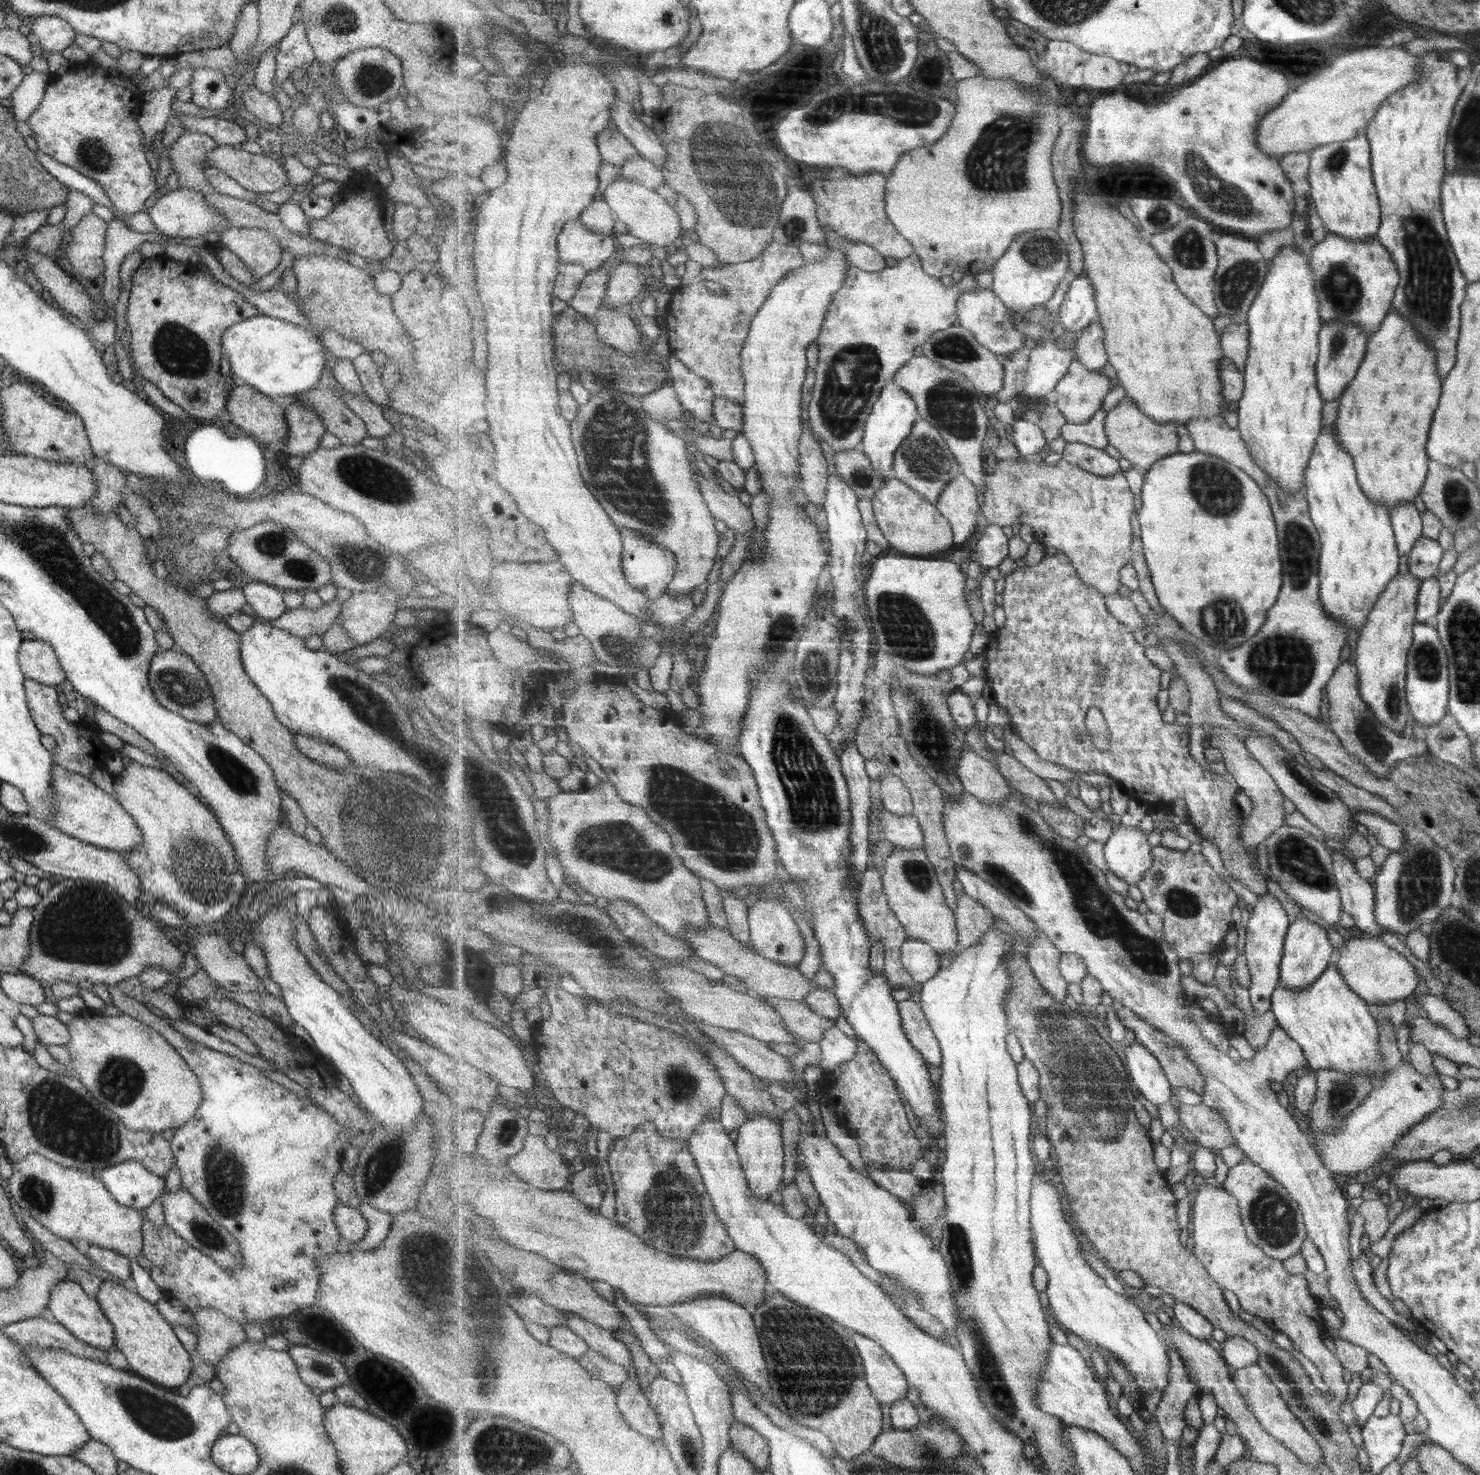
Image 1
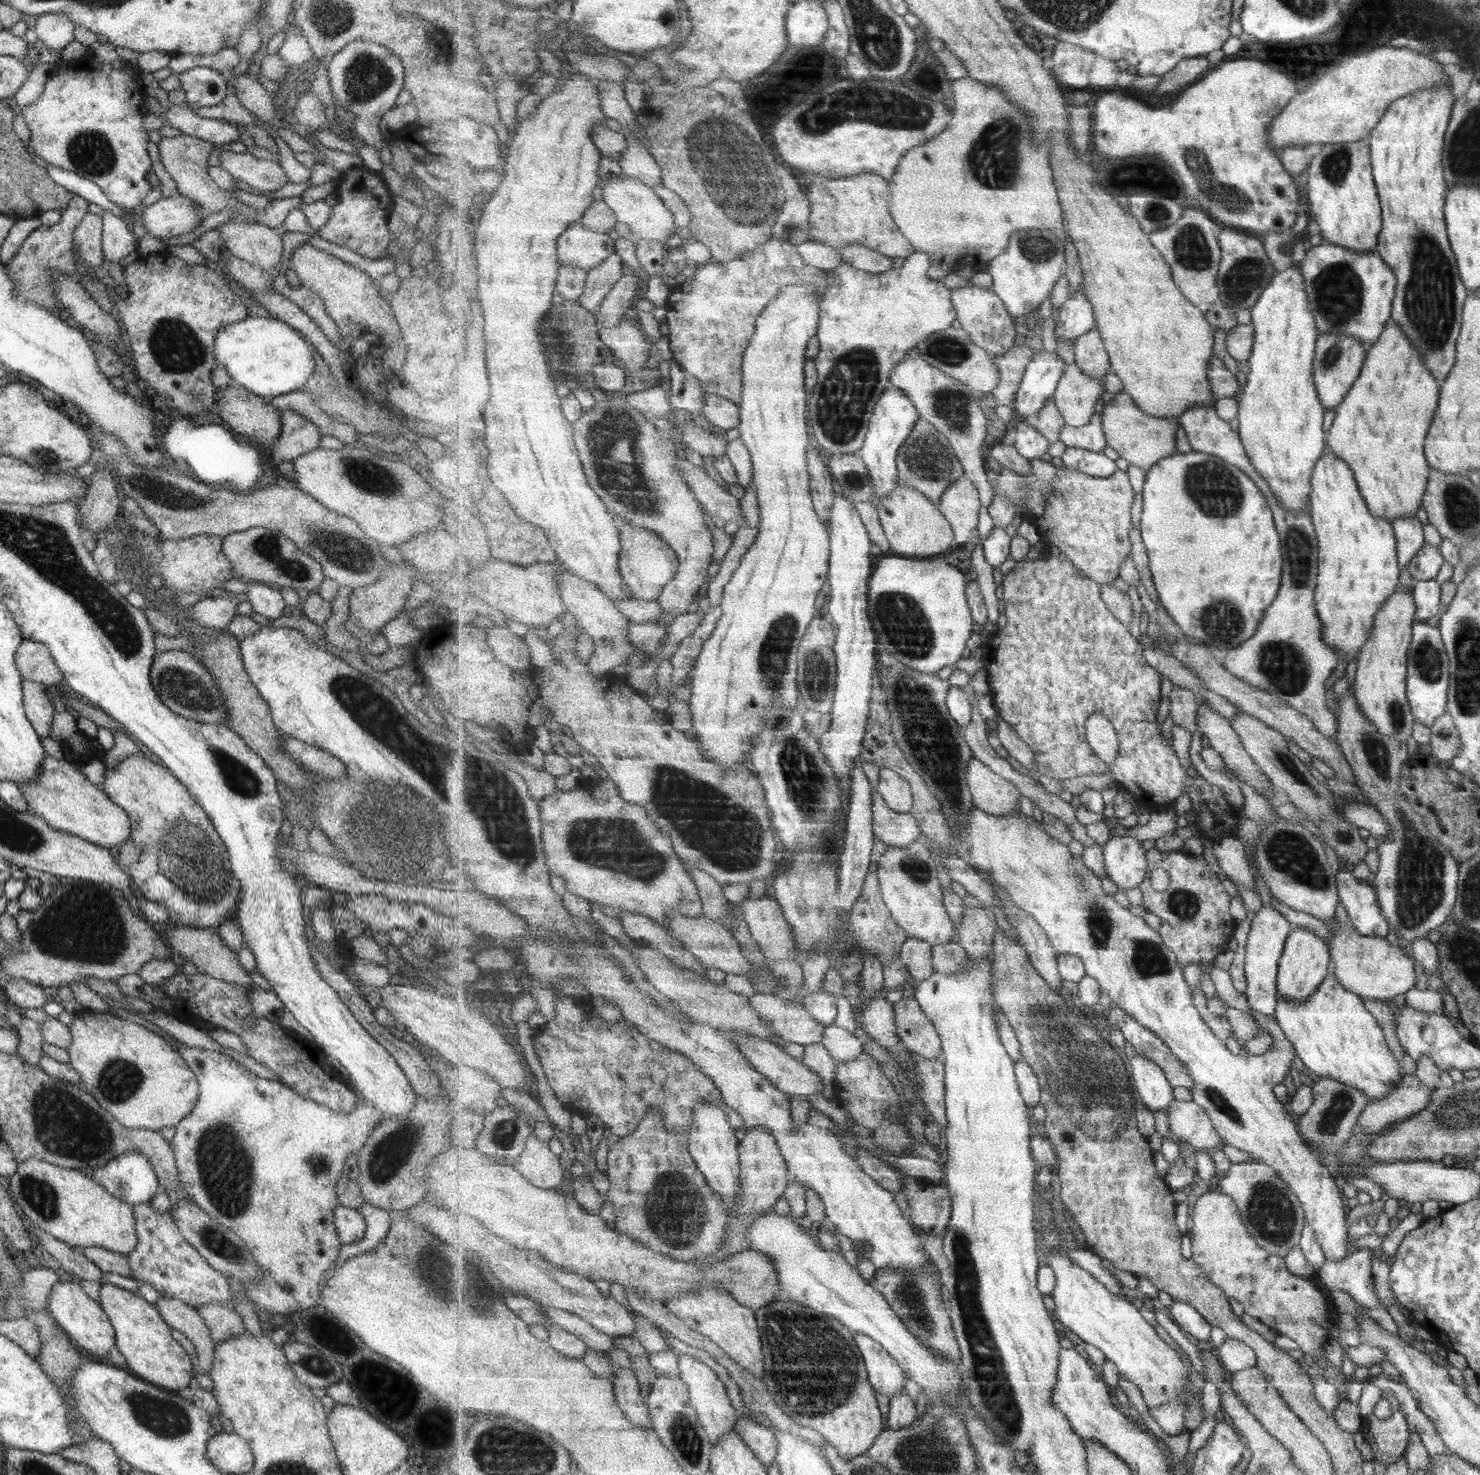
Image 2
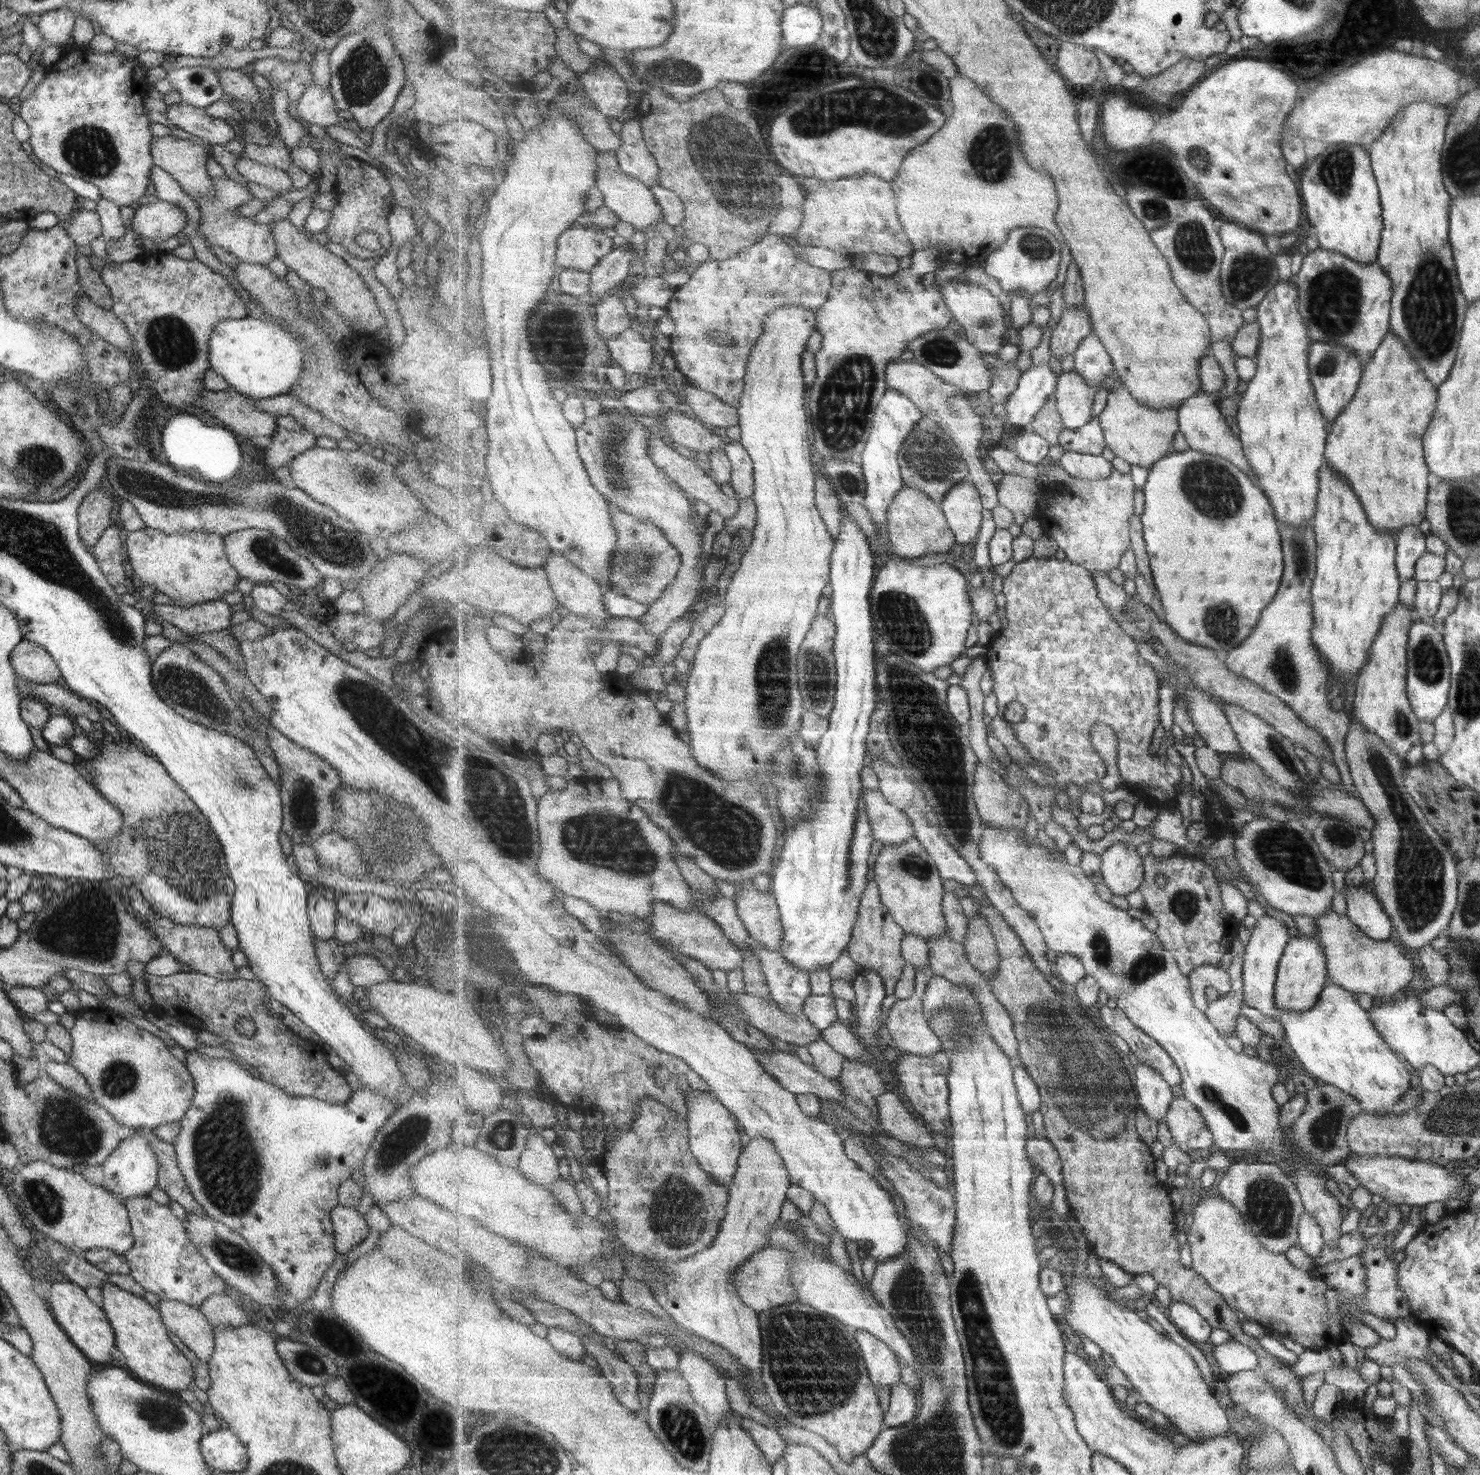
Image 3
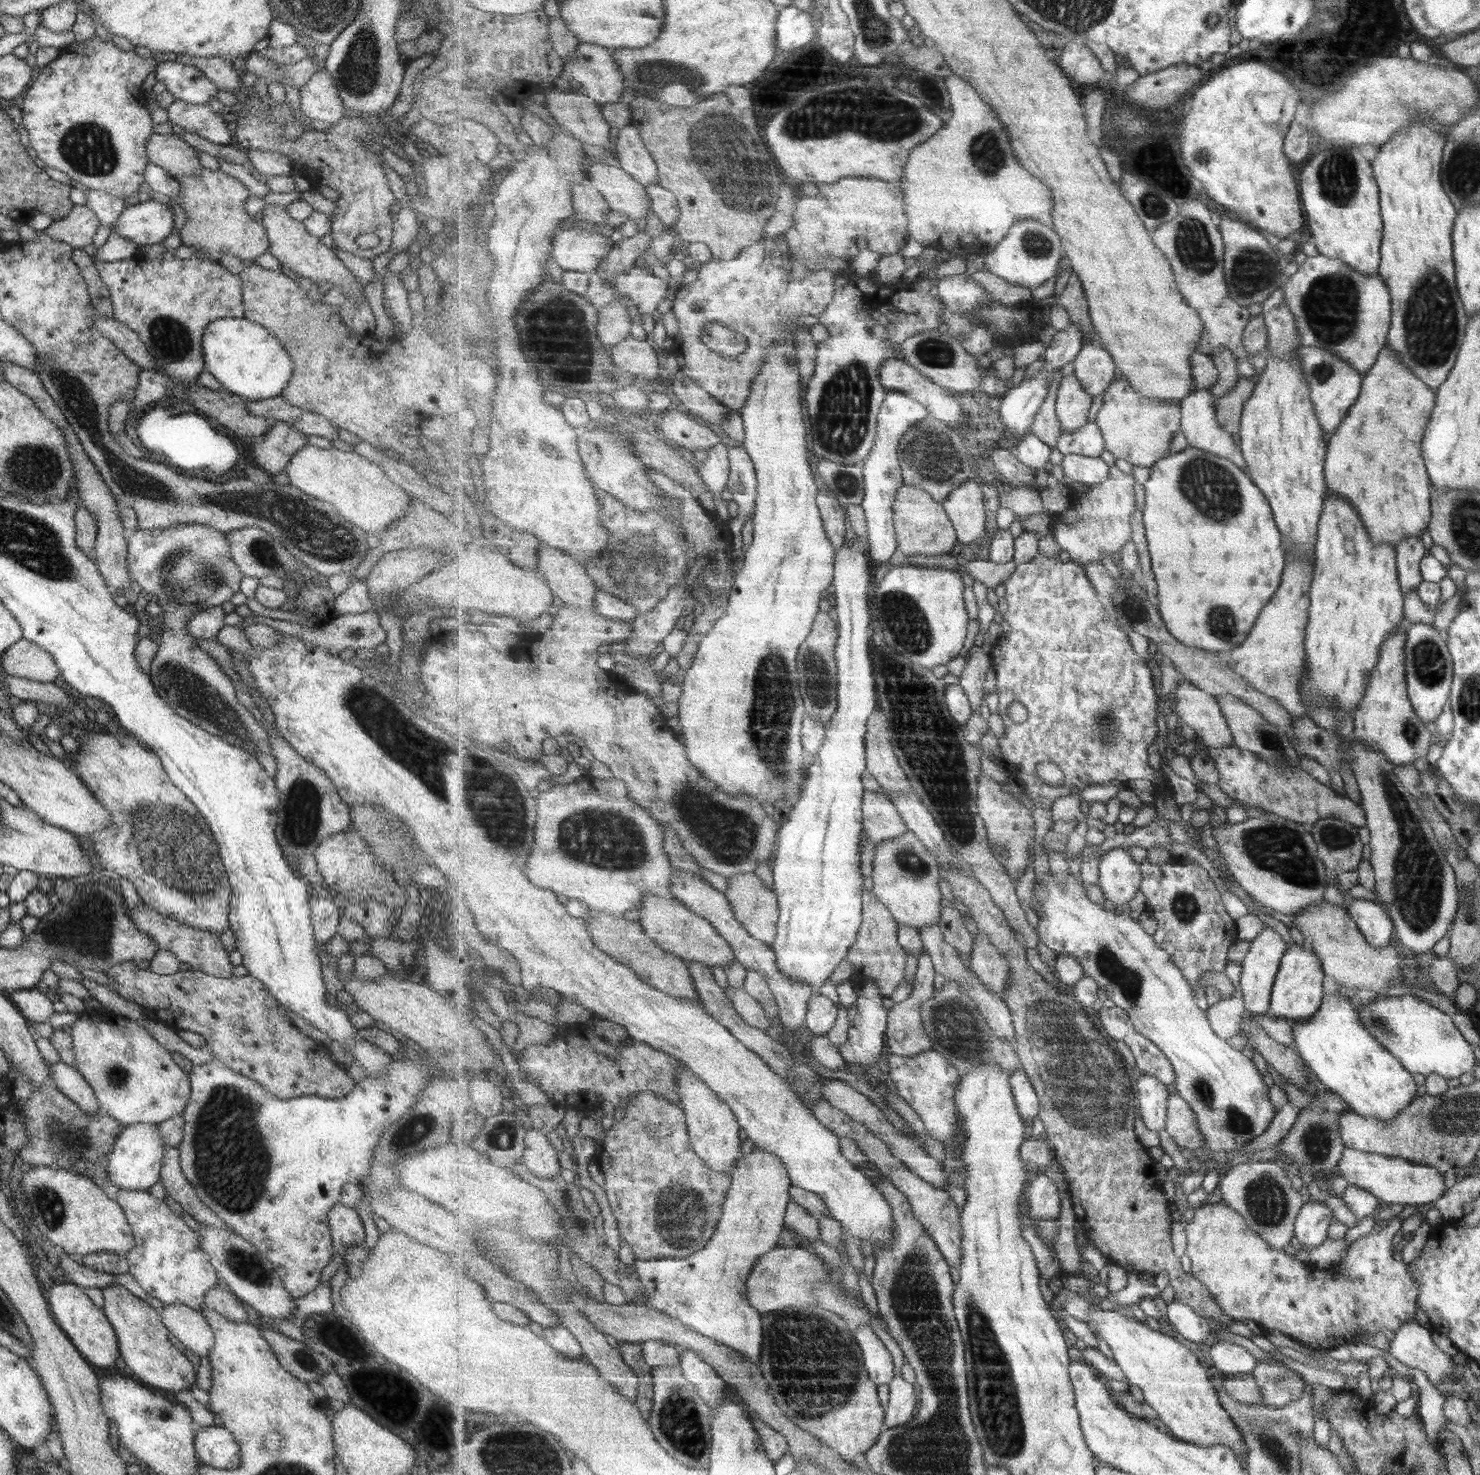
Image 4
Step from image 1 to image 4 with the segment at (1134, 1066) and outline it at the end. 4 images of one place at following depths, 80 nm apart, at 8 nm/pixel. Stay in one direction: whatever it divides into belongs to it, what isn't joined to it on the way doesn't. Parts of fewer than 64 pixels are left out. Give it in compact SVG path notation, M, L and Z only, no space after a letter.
M1141 1073L1135 1083L1140 1098L1141 1116L1146 1128L1156 1133L1166 1131L1168 1121L1169 1090L1161 1079Z

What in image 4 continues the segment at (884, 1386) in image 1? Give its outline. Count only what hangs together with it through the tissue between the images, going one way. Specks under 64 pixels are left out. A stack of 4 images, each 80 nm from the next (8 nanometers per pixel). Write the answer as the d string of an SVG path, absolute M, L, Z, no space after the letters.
M856 1326L855 1338L862 1348L869 1377L876 1384L889 1384L893 1374L893 1356L887 1350L887 1346L879 1340L879 1336L873 1332L870 1326Z

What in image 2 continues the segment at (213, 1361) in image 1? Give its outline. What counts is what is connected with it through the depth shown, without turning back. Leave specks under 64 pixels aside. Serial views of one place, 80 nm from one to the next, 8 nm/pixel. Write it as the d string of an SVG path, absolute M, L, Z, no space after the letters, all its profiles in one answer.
M219 1303L202 1304L195 1308L202 1316L203 1324L208 1329L213 1346L227 1338L241 1336L244 1332L243 1322L239 1314L228 1305Z

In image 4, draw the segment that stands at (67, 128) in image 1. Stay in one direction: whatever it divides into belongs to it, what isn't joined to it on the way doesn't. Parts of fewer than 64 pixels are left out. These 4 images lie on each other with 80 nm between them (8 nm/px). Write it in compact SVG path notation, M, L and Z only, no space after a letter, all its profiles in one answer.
M91 36L89 40L83 42L71 42L59 49L58 55L49 63L47 63L42 69L35 70L33 80L30 82L29 87L25 90L25 96L23 96L22 103L20 103L20 111L22 112L22 119L20 124L25 129L28 136L28 144L34 150L33 156L42 160L46 166L51 167L59 172L65 173L69 179L83 184L85 188L105 191L106 193L125 197L129 201L133 200L136 196L135 189L139 187L143 182L143 172L145 172L145 166L149 164L144 144L147 137L153 133L151 131L151 118L145 108L145 95L141 89L141 82L149 76L154 66L157 64L157 60L153 57L142 57L133 53L133 51L124 51L115 47L110 41L105 42L101 40L99 36Z

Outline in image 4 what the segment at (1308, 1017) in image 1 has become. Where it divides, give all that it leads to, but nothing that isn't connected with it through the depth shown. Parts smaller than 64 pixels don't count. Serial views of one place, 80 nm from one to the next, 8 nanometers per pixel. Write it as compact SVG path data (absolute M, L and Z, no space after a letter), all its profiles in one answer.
M1337 990L1322 996L1319 1008L1307 1020L1292 1022L1293 1049L1304 1058L1319 1086L1335 1093L1353 1113L1391 1121L1417 1097L1415 1083L1401 1063L1363 1028L1354 1006L1350 995L1340 996Z

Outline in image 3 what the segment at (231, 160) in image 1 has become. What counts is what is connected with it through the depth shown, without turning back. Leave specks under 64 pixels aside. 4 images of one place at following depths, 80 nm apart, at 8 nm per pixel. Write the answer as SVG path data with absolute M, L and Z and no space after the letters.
M240 155L235 166L237 173L245 178L245 181L255 185L264 186L275 192L284 192L292 188L289 176L283 170L277 170L270 166L263 166Z

